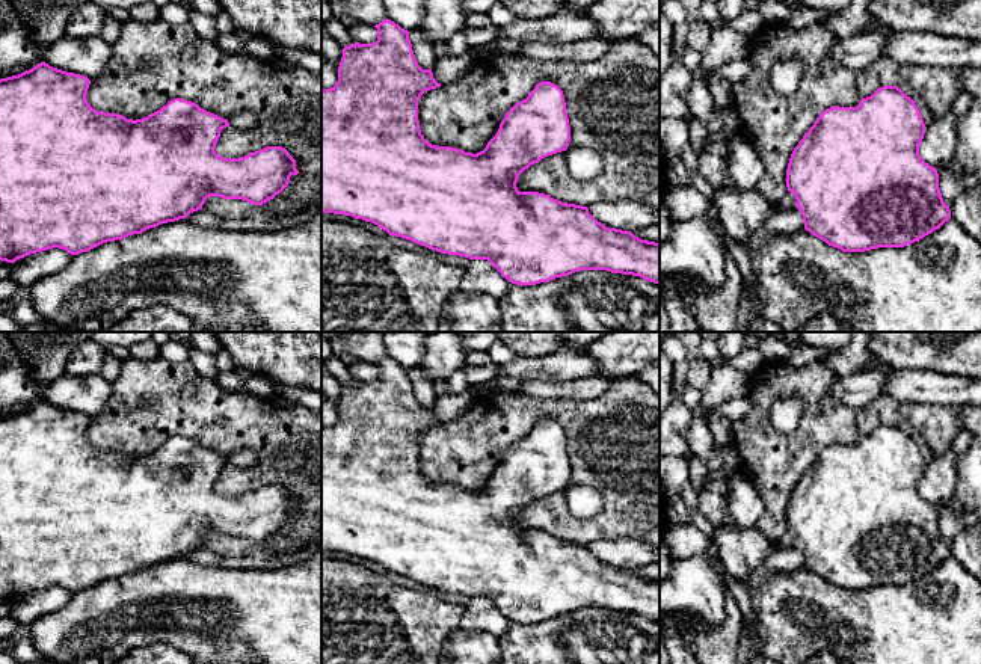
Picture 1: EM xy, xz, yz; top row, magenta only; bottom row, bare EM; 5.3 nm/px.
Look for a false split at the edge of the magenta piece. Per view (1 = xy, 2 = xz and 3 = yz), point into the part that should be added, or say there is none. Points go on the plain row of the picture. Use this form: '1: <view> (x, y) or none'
1: none
2: none
3: none

